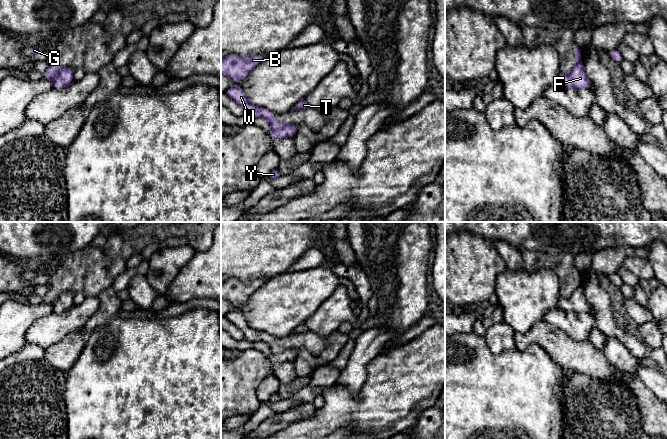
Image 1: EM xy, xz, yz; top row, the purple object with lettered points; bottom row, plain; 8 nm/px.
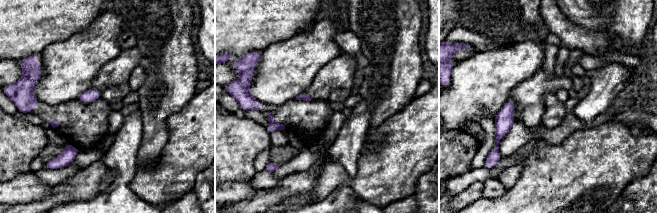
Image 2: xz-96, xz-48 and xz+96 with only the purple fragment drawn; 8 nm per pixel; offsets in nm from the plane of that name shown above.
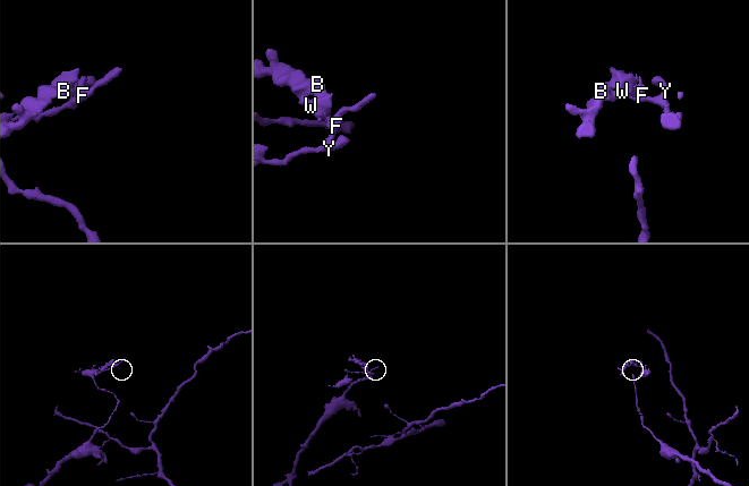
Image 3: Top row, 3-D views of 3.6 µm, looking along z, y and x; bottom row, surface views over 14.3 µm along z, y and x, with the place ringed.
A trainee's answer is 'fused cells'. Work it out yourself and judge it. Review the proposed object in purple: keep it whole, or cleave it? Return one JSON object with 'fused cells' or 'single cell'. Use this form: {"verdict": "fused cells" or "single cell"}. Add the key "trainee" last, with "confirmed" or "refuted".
{"verdict": "fused cells", "trainee": "confirmed"}

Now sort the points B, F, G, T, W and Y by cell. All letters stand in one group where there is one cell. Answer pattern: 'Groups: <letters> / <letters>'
Groups: B G W / F T Y

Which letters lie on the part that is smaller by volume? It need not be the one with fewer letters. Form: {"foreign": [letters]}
{"foreign": ["B", "G", "W"]}

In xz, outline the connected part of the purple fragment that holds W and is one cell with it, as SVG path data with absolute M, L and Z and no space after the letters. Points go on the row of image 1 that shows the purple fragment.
M232 86L225 91L225 94L233 99L236 103L238 103L244 110L244 115L248 116L249 118L258 118L262 117L266 119L270 125L272 130L279 130L289 124L290 122L277 122L276 116L274 112L262 108L256 105L253 105L246 97L244 90L238 86Z

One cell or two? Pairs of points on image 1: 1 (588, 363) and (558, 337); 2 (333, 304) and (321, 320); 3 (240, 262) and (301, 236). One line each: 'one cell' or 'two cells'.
1: one cell
2: one cell
3: one cell

